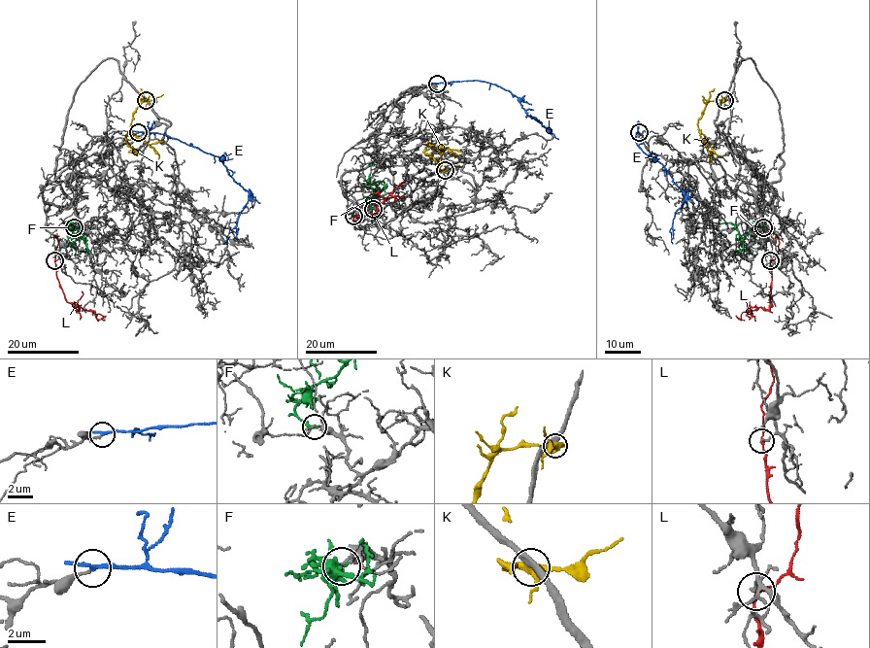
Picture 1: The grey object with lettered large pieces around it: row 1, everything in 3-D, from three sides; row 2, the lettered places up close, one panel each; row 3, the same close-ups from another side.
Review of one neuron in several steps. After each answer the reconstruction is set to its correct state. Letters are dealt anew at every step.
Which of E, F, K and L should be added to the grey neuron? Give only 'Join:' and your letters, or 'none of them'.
Join: L

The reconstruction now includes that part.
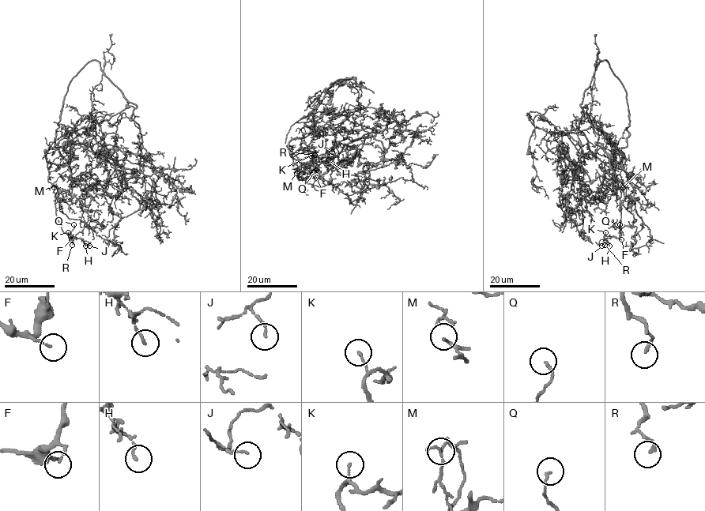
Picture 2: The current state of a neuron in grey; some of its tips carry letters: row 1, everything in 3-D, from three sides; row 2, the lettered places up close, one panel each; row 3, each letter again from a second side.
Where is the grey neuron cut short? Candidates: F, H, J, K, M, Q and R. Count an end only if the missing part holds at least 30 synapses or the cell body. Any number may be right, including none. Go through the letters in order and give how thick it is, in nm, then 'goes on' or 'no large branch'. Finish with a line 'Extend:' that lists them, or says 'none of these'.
F: calibre 100 nm; no large branch
H: calibre 120 nm; no large branch
J: calibre 110 nm; no large branch
K: calibre 120 nm; no large branch
M: calibre 100 nm; no large branch
Q: calibre 130 nm; no large branch
R: calibre 160 nm; no large branch
Extend: none of these

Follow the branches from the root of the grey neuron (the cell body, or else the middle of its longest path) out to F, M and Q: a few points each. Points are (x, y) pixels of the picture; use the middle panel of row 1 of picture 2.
F: (316, 155), (311, 164), (304, 165), (289, 155), (292, 152), (299, 159), (298, 171), (314, 169), (314, 171)
M: (316, 155), (311, 164), (304, 165), (291, 153), (300, 162), (300, 170), (297, 171), (299, 176), (296, 173)
Q: (316, 155), (311, 164), (304, 165), (289, 155), (292, 152), (299, 159), (298, 171), (316, 170)

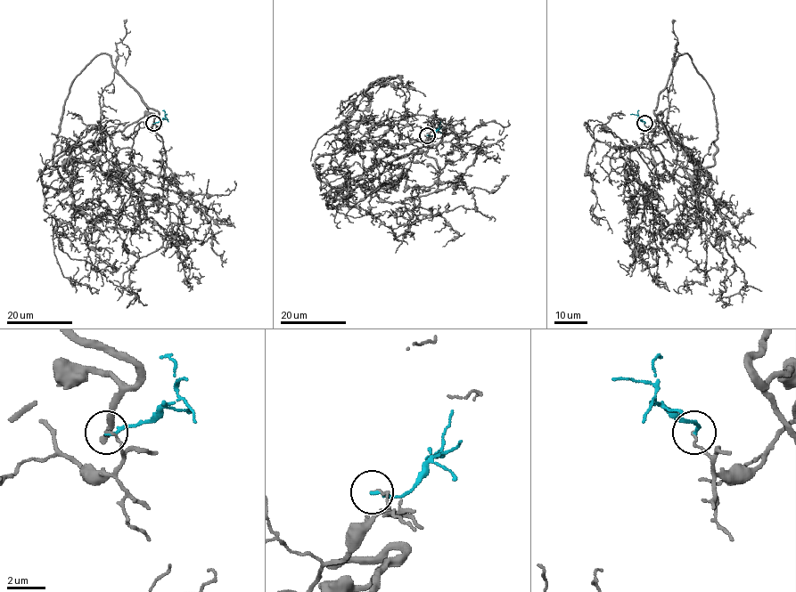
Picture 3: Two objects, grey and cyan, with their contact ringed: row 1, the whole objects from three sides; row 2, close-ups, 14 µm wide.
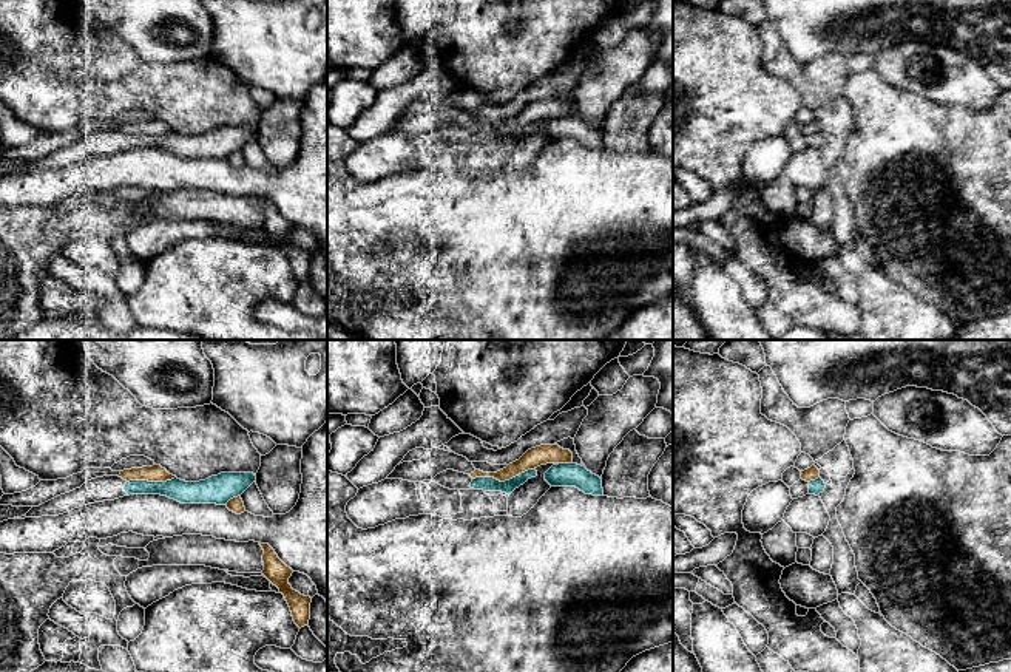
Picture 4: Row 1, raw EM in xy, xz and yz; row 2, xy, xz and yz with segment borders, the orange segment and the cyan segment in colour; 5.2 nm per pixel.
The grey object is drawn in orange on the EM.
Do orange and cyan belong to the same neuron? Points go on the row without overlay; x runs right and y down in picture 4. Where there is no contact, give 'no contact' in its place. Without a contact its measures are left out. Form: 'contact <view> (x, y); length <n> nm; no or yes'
contact xz (503, 135); length 340 nm; no

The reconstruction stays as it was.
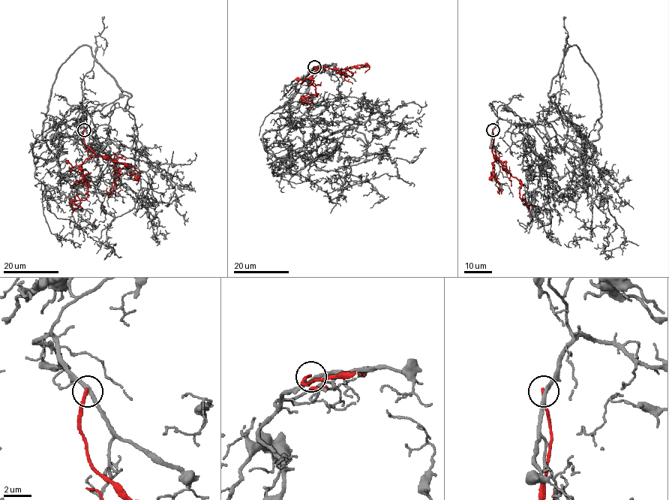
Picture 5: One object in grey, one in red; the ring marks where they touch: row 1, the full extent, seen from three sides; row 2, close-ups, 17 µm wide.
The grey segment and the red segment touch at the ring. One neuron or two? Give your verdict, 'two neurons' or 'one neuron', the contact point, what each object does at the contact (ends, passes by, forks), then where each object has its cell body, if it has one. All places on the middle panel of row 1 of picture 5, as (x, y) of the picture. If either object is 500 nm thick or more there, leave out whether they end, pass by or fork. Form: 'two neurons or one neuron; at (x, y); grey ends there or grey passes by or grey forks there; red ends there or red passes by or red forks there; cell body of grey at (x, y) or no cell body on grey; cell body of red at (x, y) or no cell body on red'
two neurons; at (314, 67); grey passes by; red ends there; no cell body on grey; no cell body on red

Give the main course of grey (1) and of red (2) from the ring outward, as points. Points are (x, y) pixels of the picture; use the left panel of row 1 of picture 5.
1: (84, 129), (58, 123), (76, 120), (59, 136), (111, 160), (137, 199), (101, 230), (121, 257)
2: (84, 129), (84, 143), (94, 153), (80, 167), (88, 197), (74, 200), (80, 205), (76, 206)

